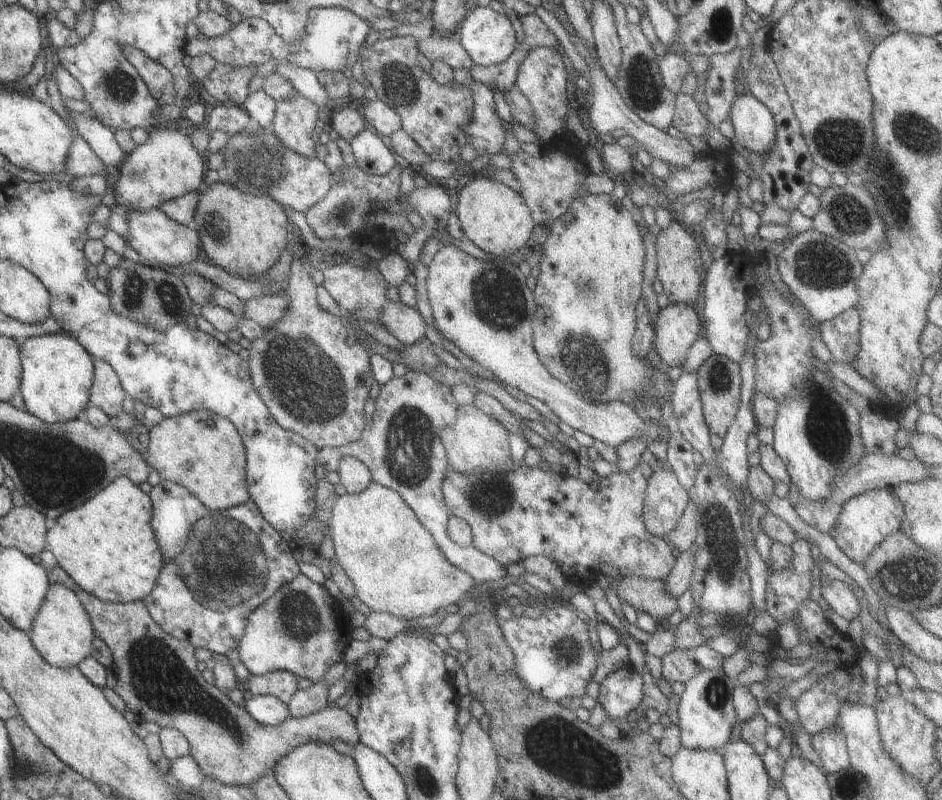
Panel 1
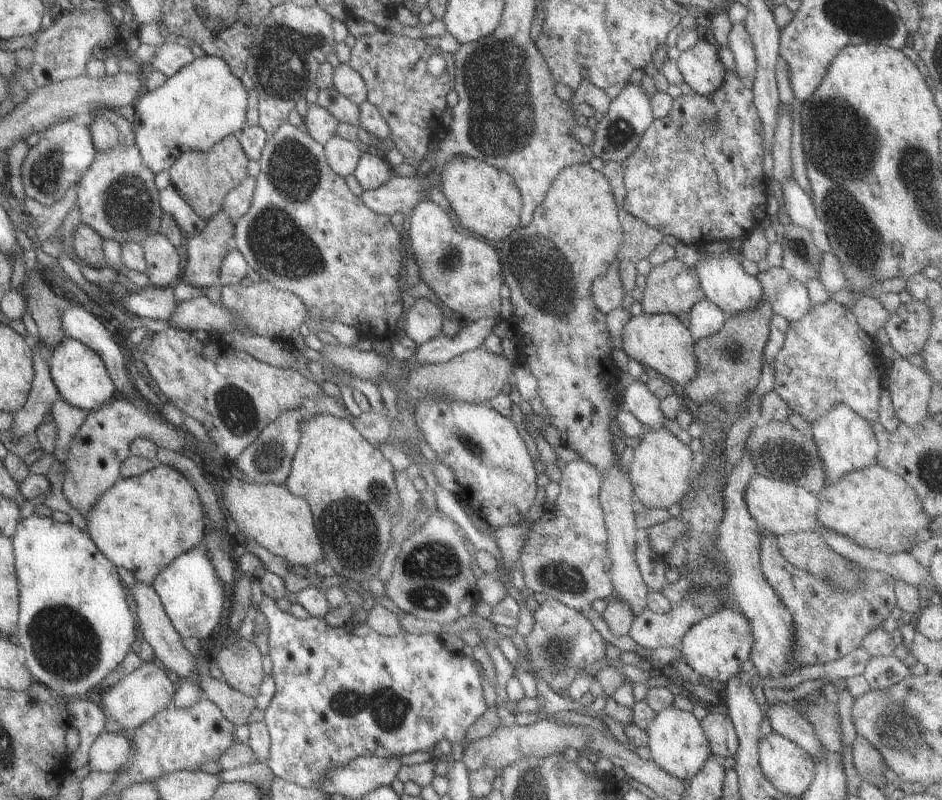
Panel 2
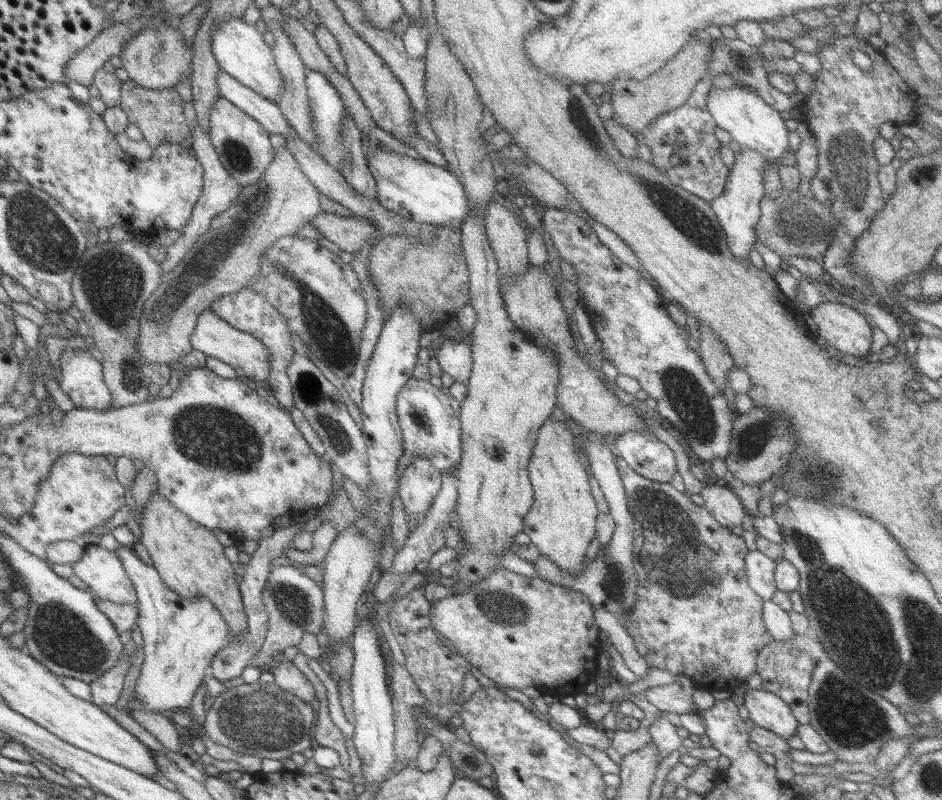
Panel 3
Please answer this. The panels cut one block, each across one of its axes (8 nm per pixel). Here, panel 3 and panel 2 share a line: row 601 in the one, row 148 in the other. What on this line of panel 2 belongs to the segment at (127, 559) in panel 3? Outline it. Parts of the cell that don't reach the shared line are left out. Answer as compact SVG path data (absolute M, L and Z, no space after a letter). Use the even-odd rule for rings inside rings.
M212 55L197 57L194 62L182 66L182 70L178 70L174 76L169 76L160 88L145 91L144 95L136 100L132 121L134 145L139 150L143 165L150 168L154 174L158 174L161 170L168 170L182 152L210 150L217 142L224 140L229 134L236 134L247 125L247 104L248 91L240 78L236 78L230 72L225 60Z

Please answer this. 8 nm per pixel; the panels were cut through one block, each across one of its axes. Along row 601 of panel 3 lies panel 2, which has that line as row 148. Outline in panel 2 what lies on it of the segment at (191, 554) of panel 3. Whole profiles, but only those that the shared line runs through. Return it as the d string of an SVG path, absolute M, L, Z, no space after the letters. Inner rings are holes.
M229 134L206 152L197 150L182 152L168 172L170 172L171 185L178 190L186 204L200 218L208 220L222 212L222 200L226 194L230 190L234 190L244 178L249 176L246 172L249 161L240 146L239 138L235 134Z

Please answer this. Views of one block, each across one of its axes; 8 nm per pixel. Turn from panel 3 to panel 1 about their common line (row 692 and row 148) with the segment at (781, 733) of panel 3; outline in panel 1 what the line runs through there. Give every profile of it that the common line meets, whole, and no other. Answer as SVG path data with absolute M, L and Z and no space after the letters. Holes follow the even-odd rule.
M745 91L742 95L734 96L728 118L736 132L733 142L746 153L758 152L764 157L772 150L776 140L772 114L752 94Z

